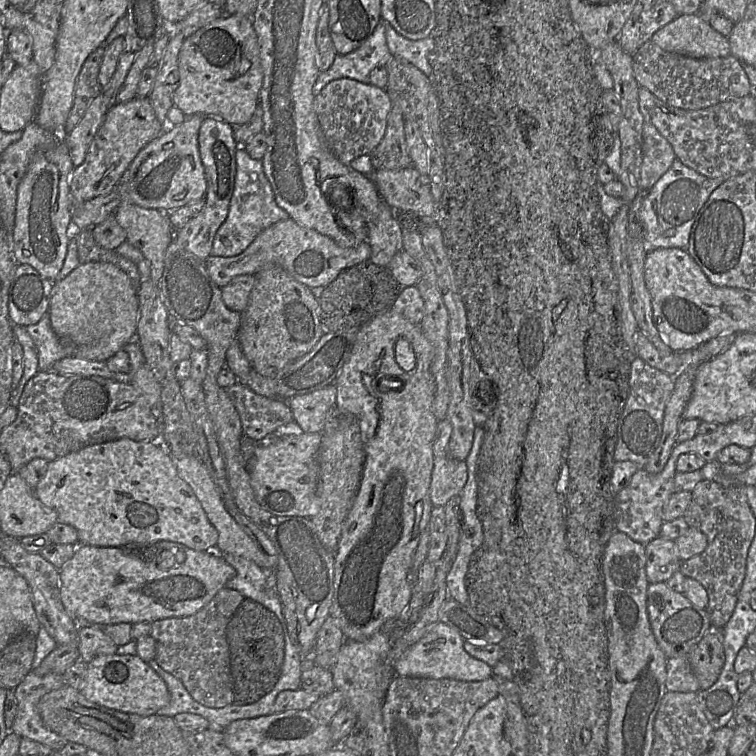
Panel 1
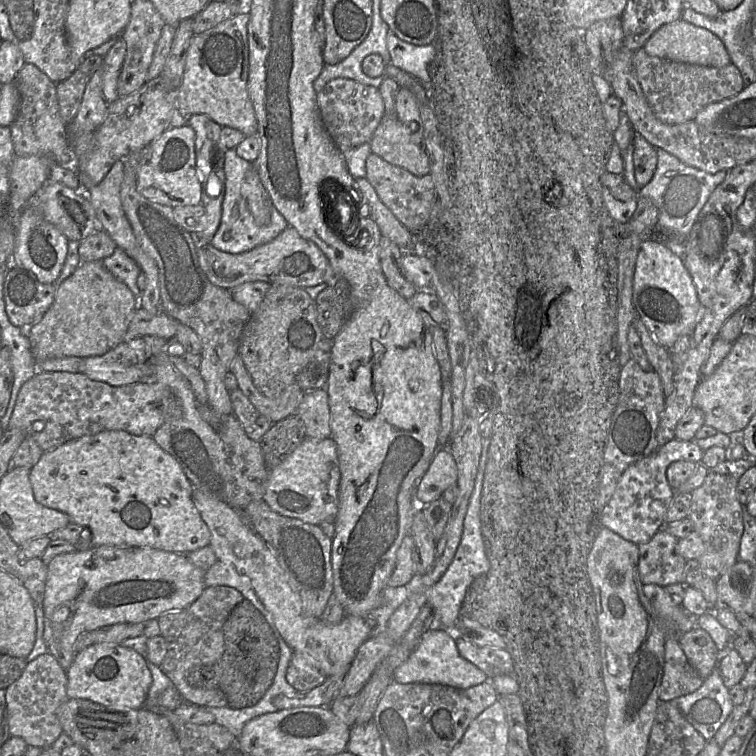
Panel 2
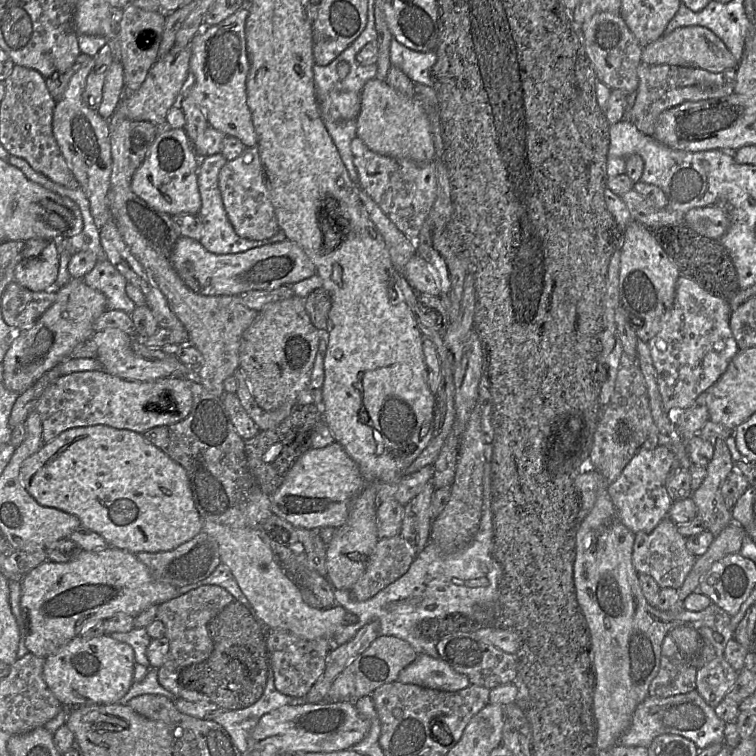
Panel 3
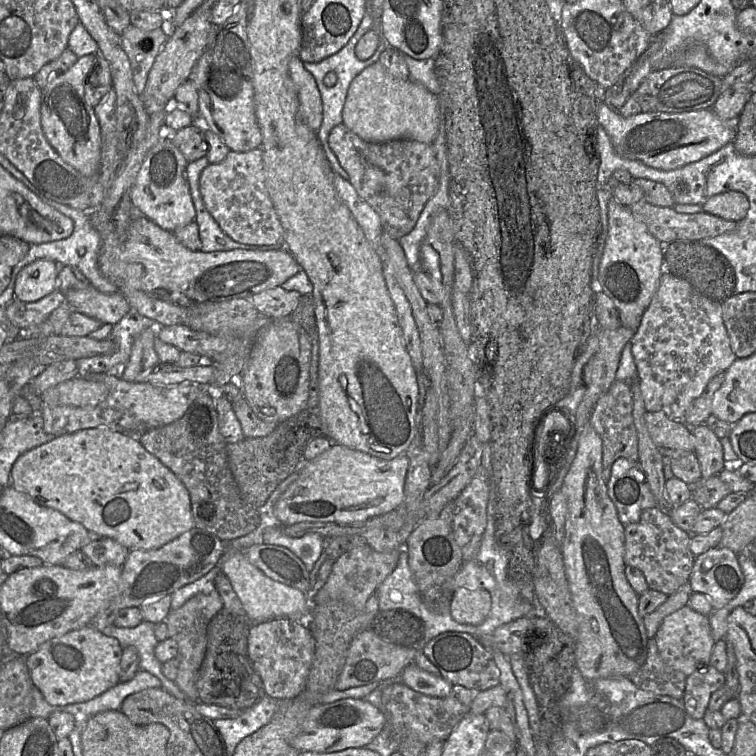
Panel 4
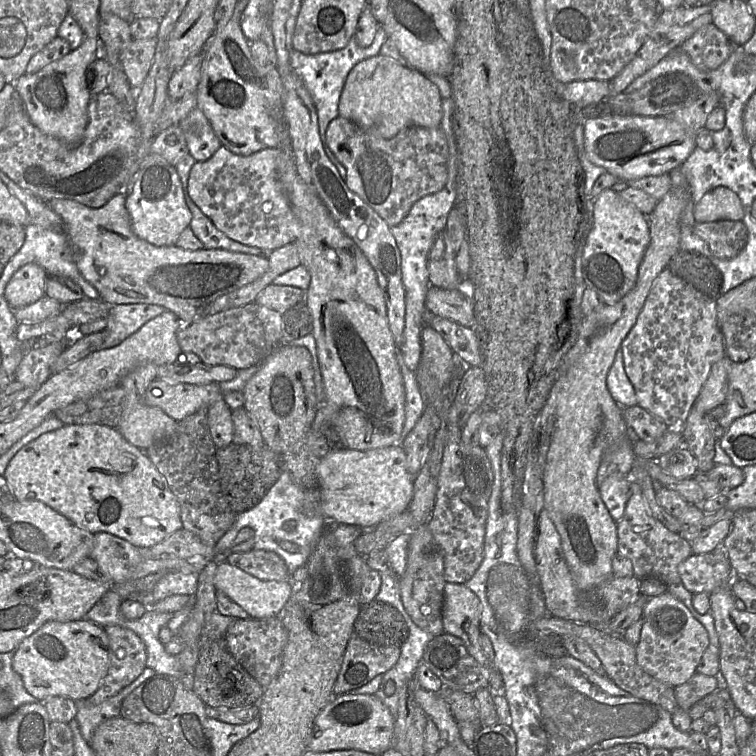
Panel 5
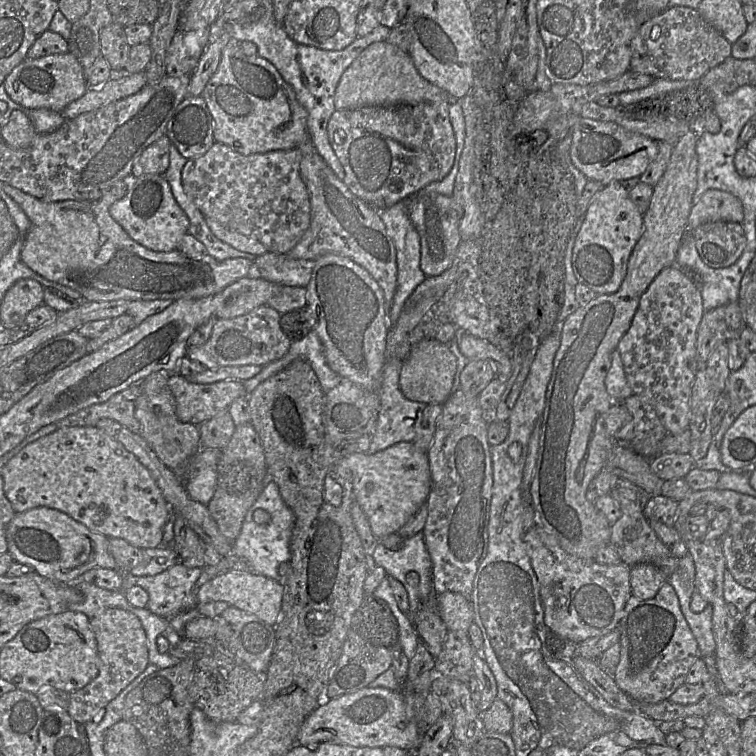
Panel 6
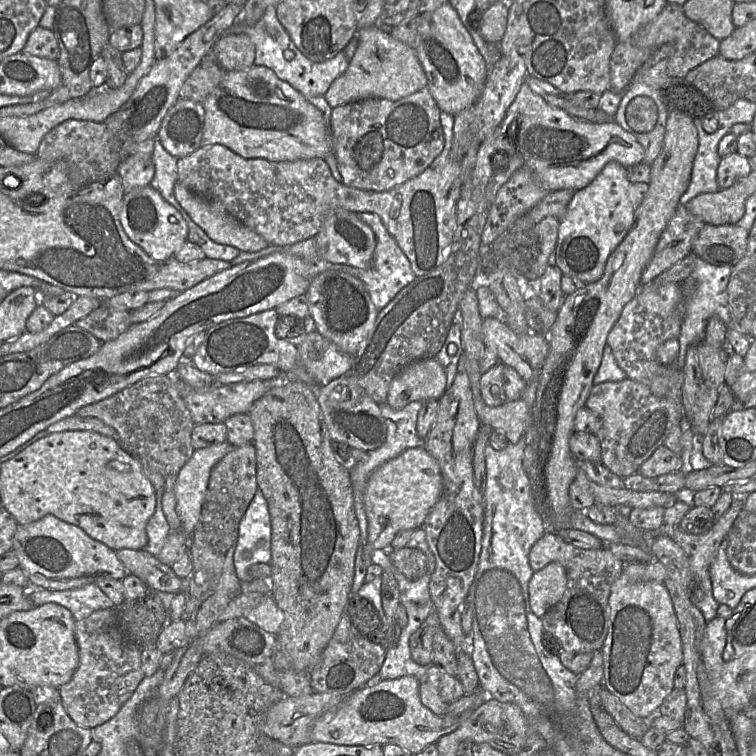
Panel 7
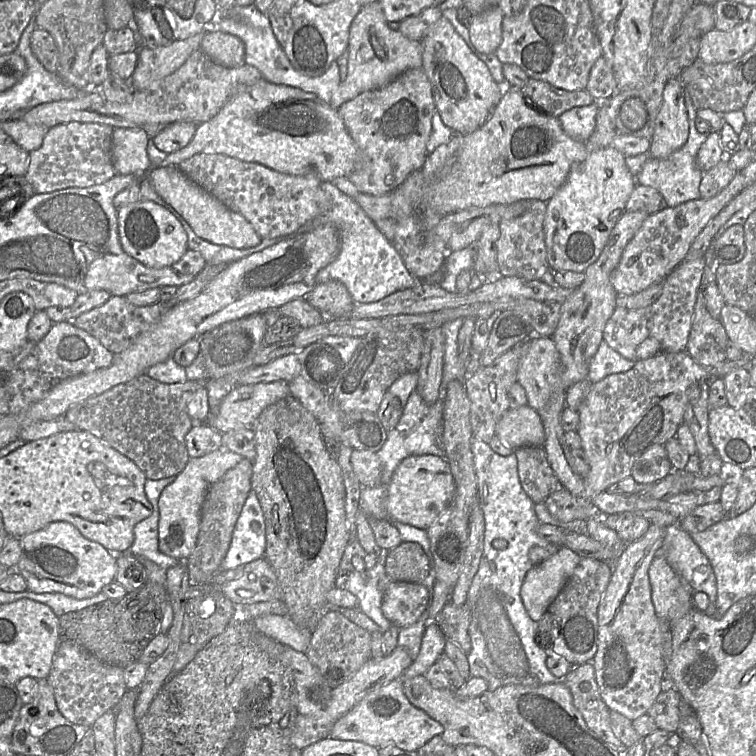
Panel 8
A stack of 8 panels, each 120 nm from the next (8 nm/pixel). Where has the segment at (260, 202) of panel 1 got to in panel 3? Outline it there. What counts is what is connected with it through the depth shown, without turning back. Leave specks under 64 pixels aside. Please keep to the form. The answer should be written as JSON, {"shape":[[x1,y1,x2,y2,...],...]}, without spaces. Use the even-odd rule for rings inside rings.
{"shape":[[221,153,206,156,204,158,200,158,199,160,197,170,198,187,201,196,201,208,199,215,203,222,202,237,199,240,200,243,211,253,233,254,286,240,287,237,282,229,271,238,259,241,249,240,237,235,228,219,218,184,219,172,227,161,228,160]]}

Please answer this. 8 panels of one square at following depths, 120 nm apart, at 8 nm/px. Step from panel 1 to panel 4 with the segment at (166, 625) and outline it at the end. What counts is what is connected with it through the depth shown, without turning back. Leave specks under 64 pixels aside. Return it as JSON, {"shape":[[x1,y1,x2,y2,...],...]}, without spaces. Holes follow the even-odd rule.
{"shape":[[217,590,210,593,198,593,187,600,181,607,170,610,165,622,169,637,178,644,177,654,162,664,162,673,173,681,188,697,188,700,200,702,196,689,196,680,203,662,207,646,207,629,212,618,223,609,223,601]]}

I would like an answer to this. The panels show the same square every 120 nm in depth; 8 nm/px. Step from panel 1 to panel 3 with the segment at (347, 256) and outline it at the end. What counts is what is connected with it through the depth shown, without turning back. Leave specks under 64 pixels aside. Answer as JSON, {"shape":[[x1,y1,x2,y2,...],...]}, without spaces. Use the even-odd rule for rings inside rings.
{"shape":[[181,236,170,259,182,281,193,292,205,296,239,296,251,290,274,290,316,274,316,267,307,254,289,239,240,253,214,254,206,250,200,241]]}

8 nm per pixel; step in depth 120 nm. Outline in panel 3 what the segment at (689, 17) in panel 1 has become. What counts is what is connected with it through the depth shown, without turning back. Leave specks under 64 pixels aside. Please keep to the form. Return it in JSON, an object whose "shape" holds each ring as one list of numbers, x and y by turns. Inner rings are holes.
{"shape":[[702,26,679,28,643,47,641,62,649,65,673,65,699,67,713,73,726,69,736,69,739,61,735,59,724,42,711,30]]}

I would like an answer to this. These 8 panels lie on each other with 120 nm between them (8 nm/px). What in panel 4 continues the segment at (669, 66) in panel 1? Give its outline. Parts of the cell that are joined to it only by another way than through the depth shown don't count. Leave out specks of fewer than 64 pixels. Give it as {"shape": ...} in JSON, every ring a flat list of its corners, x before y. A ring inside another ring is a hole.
{"shape":[[670,67,647,75,618,113,630,117,648,112,681,113,713,108,721,93,722,77,695,67]]}

